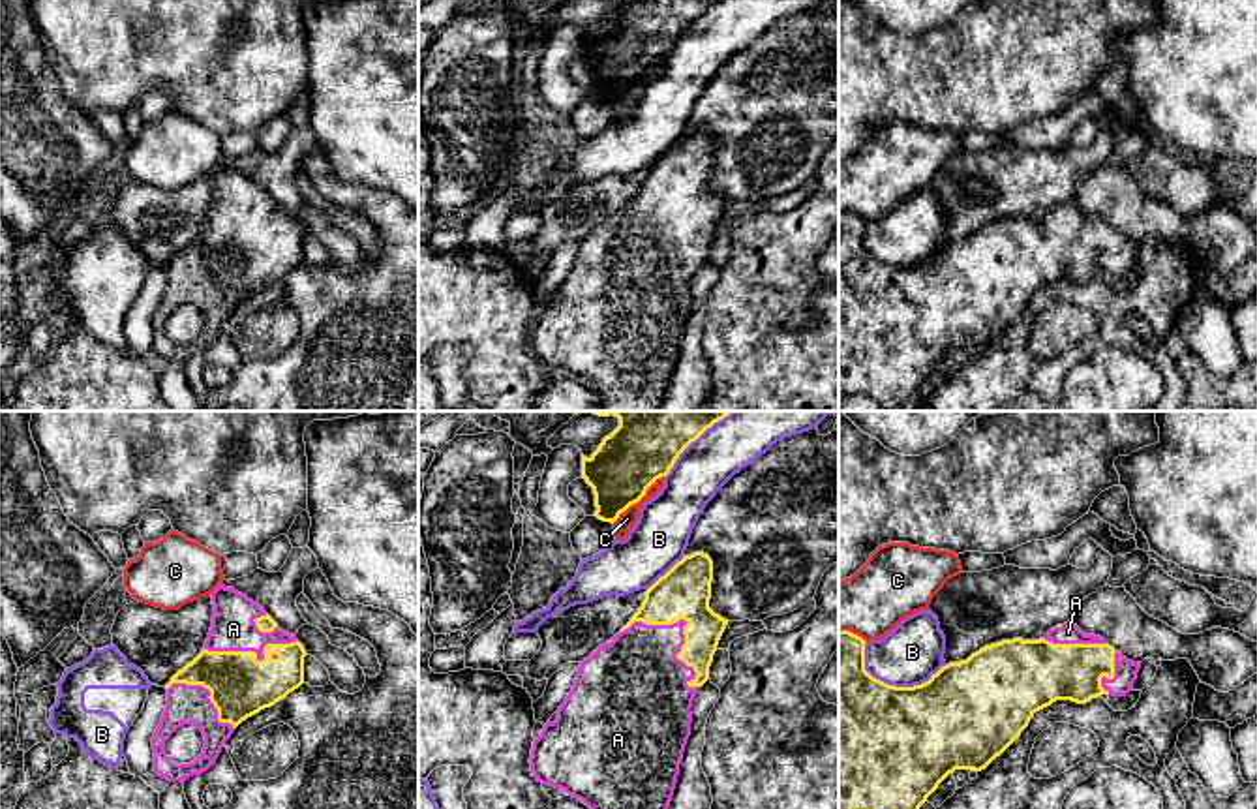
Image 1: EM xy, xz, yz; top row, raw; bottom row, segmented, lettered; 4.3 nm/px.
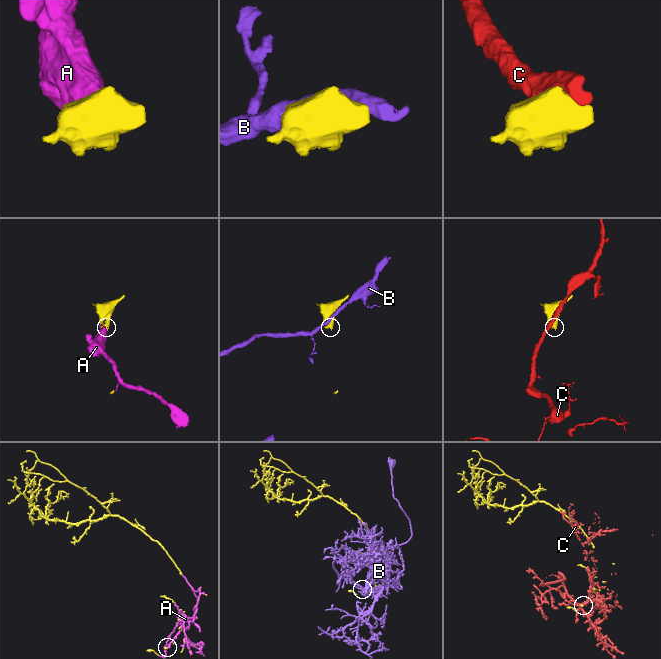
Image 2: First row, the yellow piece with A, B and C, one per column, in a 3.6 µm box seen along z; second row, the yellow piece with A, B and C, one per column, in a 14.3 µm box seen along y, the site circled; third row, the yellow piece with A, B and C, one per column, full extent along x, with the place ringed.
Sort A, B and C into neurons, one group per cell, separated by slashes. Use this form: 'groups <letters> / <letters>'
groups A / B / C

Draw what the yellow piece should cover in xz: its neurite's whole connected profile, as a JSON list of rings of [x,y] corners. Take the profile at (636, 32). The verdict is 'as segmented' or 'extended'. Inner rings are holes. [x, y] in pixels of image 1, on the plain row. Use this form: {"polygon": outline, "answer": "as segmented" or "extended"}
{"polygon": [[[619,0],[589,38],[582,34],[582,58],[595,73],[593,96],[613,103],[715,2],[719,0]]], "answer": "as segmented"}

